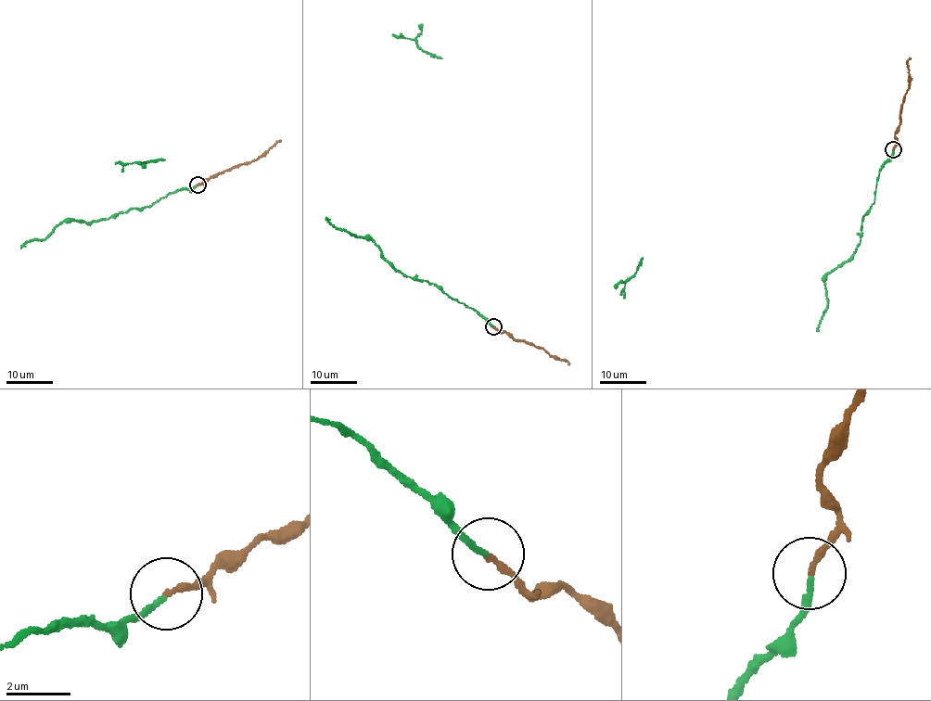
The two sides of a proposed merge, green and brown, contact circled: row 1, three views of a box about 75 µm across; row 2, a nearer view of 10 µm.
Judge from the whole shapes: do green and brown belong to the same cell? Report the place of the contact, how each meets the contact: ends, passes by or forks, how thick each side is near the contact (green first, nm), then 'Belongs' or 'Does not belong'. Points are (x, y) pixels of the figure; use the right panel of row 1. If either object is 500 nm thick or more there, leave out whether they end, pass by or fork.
Place: (893, 149). At the ring green ends. At the ring brown ends. Thickness 160 nm (green) against 200 nm. Does not belong

